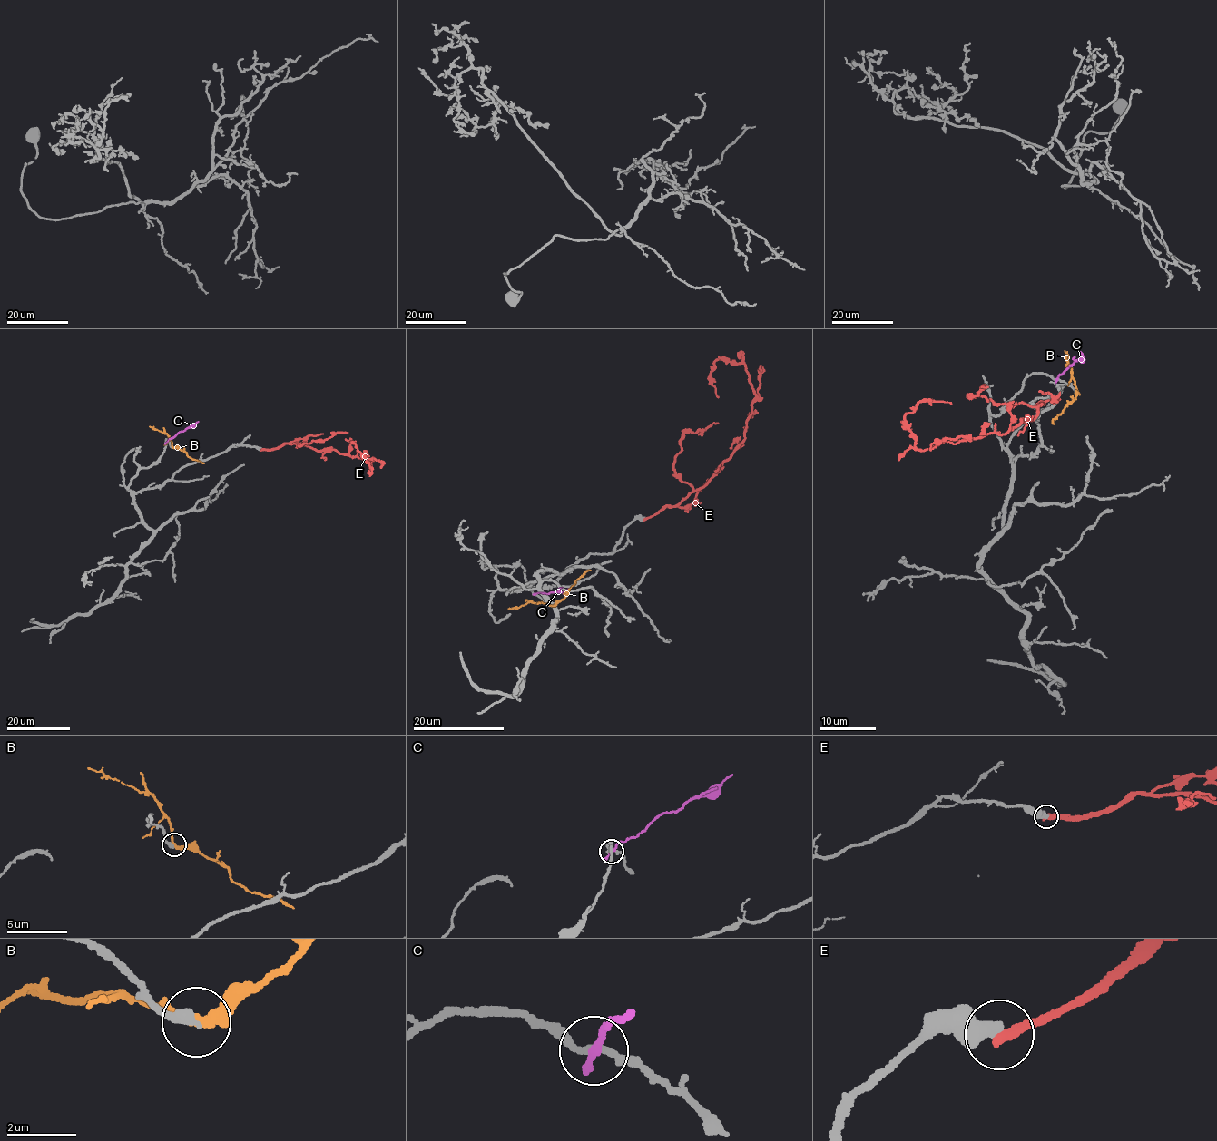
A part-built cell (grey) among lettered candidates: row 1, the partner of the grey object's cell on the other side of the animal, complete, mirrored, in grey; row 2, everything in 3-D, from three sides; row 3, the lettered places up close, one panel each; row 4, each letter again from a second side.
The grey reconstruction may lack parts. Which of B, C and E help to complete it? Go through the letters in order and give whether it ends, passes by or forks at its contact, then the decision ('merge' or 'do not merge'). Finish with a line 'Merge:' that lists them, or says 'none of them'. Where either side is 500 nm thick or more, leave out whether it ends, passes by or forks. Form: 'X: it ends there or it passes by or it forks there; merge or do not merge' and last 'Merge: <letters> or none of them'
B: it passes by; do not merge
C: it ends there; do not merge
E: do not merge
Merge: none of them

